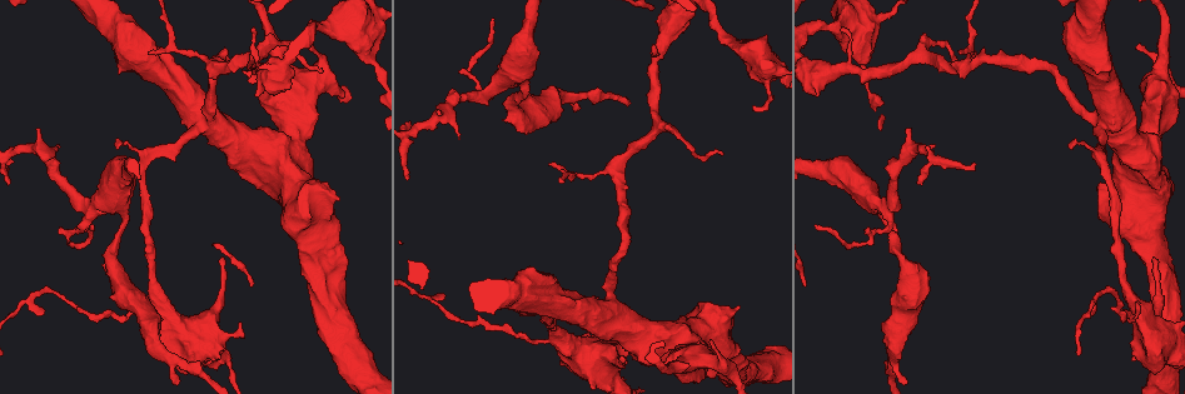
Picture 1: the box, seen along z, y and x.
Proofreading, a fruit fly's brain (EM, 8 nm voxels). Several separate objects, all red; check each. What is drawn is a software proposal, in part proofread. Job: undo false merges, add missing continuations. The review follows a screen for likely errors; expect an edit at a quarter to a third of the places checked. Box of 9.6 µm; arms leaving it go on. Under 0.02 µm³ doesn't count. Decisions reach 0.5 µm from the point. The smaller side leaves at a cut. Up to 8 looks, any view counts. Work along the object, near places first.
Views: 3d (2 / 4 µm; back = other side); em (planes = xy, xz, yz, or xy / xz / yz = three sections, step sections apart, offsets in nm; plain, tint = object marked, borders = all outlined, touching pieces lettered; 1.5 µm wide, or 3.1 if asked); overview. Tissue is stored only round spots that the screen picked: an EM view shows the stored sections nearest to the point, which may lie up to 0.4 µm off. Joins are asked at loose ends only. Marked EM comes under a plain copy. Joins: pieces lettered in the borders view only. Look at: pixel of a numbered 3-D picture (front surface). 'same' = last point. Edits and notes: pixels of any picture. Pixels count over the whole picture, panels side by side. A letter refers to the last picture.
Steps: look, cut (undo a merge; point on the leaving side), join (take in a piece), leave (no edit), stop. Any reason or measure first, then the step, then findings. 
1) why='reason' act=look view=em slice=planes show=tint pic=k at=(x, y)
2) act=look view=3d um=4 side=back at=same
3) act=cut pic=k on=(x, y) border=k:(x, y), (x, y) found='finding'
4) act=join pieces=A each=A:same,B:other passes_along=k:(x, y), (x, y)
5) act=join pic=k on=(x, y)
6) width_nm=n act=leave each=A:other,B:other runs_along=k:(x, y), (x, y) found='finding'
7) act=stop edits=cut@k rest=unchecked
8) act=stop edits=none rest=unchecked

why='free end' act=look view=em slice=planes show=tint pic=1 at=(910, 129)

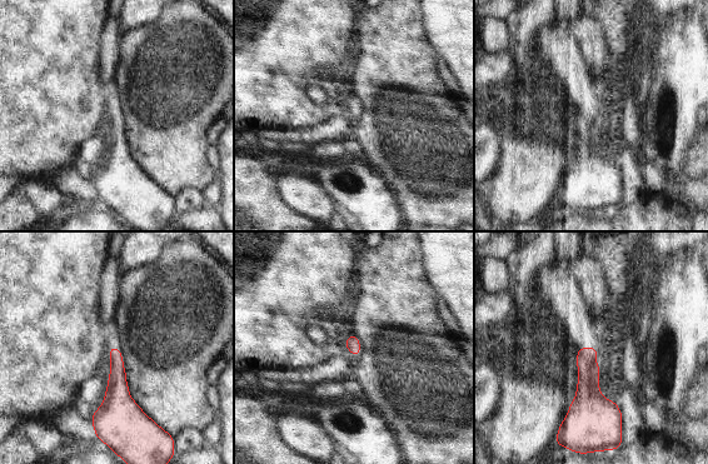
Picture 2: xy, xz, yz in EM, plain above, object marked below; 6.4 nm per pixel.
why='see the neighbours' act=look view=em slice=planes show=borders at=same

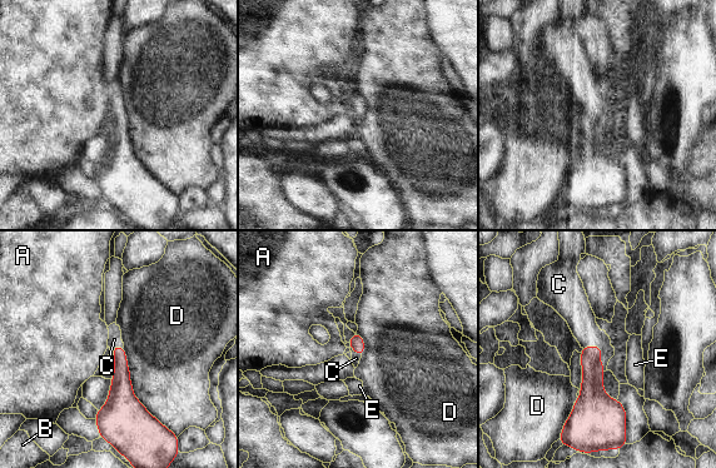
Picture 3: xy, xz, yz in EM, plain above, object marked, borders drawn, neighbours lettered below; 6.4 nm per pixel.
act=join pieces=C each=A:other,B:other,C:same,D:other,E:other found='it goes on there'

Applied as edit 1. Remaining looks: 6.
why='abrupt turn' act=look view=em slice=yz step=4 show=tint pic=1 at=(173, 49)

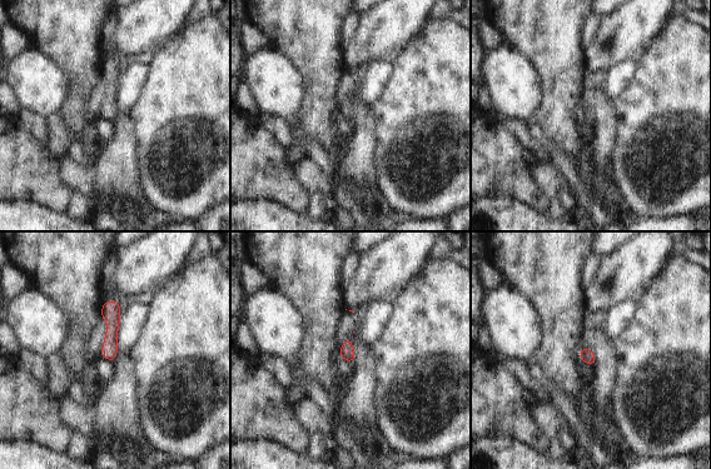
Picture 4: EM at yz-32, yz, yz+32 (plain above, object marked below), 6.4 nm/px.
why='another direction' act=look view=em slice=planes show=borders at=same

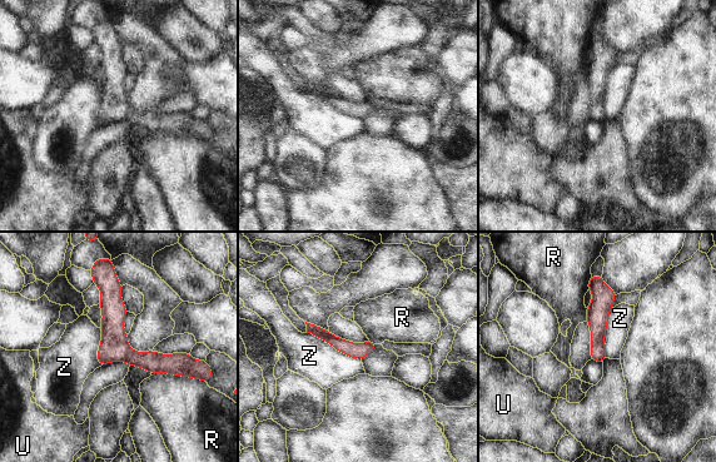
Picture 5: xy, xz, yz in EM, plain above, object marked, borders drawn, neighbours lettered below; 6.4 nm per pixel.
longest_contact=Z:400nm act=leave each=R:other,U:other,Z:other border=5:(307, 332), (361, 359) found='one neuron here'

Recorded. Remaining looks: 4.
why='free end' act=look view=em slice=yz step=8 show=borders pic=1 at=(119, 146)

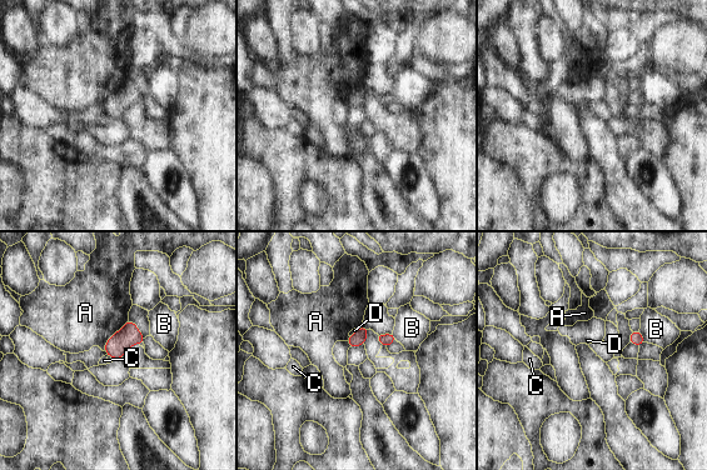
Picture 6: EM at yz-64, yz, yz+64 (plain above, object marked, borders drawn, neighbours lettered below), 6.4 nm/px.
act=leave each=A:other,B:other,C:other,D:other border=6:(128, 319), (105, 343), (104, 350) found='none of them fits'

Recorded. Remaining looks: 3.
act=stop edits=join@3 rest=unchecked

